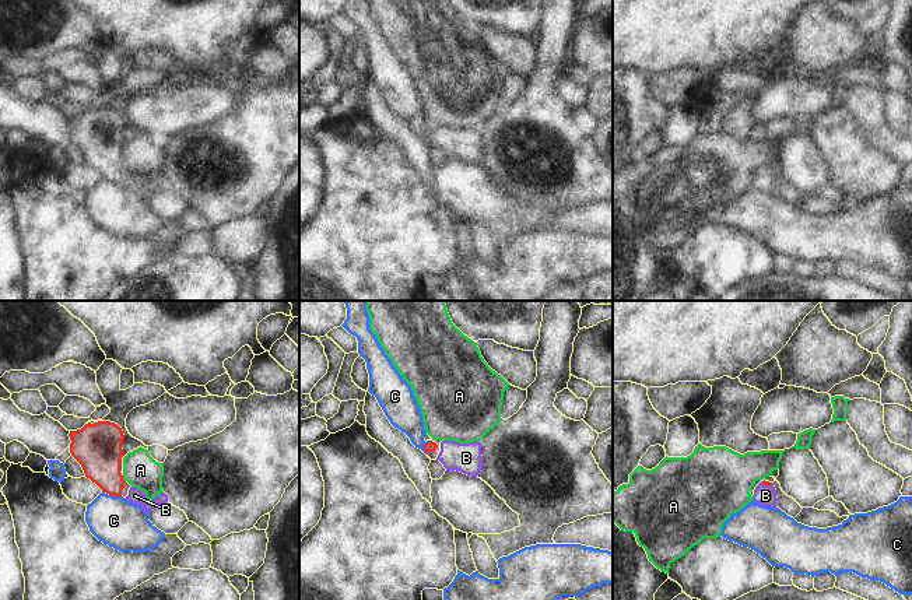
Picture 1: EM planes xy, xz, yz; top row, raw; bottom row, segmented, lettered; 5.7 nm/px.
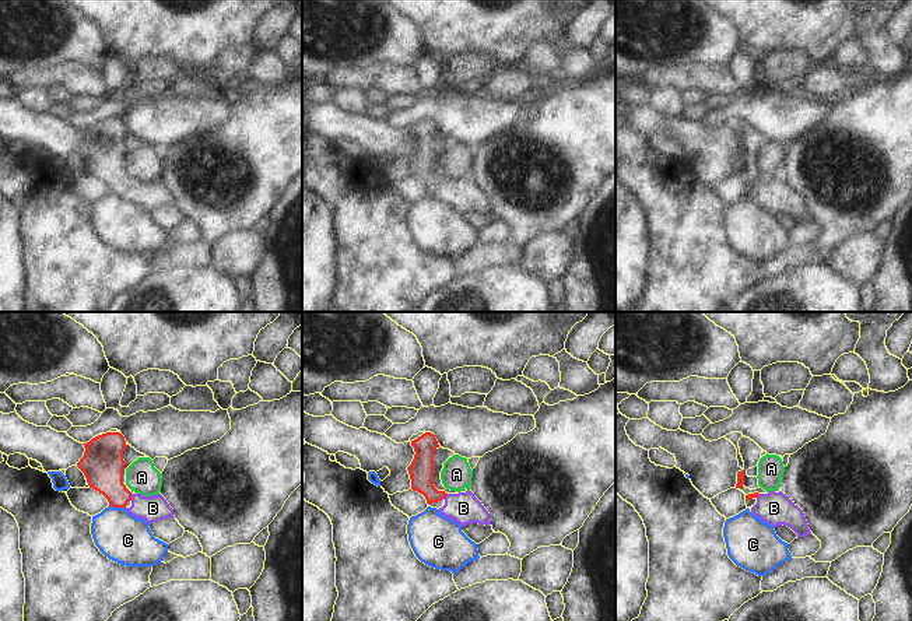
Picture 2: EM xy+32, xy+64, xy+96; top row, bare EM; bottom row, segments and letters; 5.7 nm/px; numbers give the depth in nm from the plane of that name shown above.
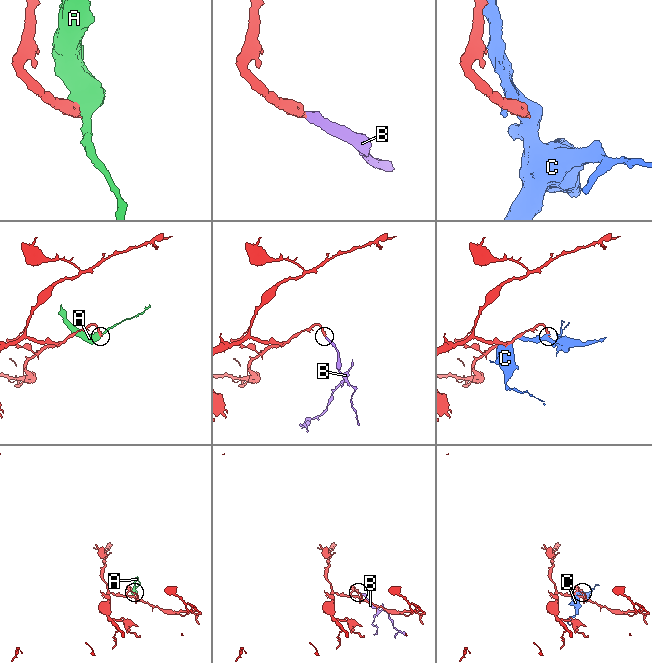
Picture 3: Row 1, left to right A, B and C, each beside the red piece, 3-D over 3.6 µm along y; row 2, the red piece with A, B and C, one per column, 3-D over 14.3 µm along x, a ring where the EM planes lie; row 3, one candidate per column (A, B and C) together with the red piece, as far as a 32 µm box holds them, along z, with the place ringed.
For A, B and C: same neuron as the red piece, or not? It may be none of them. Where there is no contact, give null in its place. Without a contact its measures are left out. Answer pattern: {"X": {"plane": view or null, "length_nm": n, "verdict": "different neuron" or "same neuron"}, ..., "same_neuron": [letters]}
{"A": {"plane": "xy", "length_nm": 40, "verdict": "different neuron"}, "B": {"plane": "yz", "length_nm": 70, "verdict": "same neuron"}, "C": {"plane": "xz", "length_nm": 80, "verdict": "different neuron"}, "same_neuron": ["B"]}

